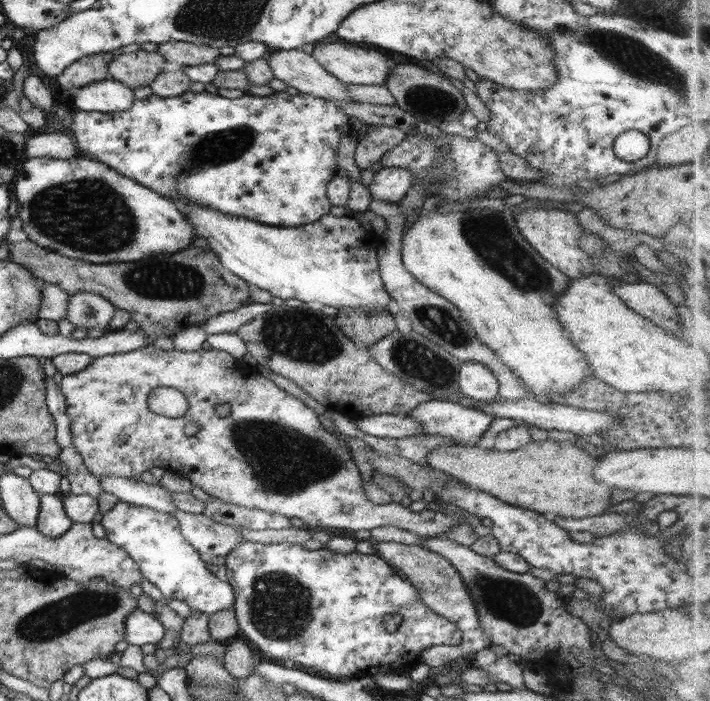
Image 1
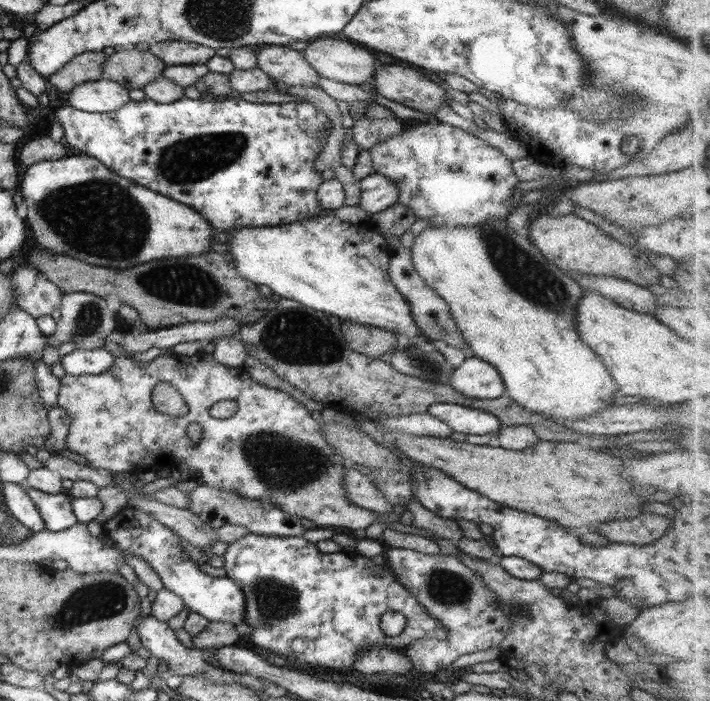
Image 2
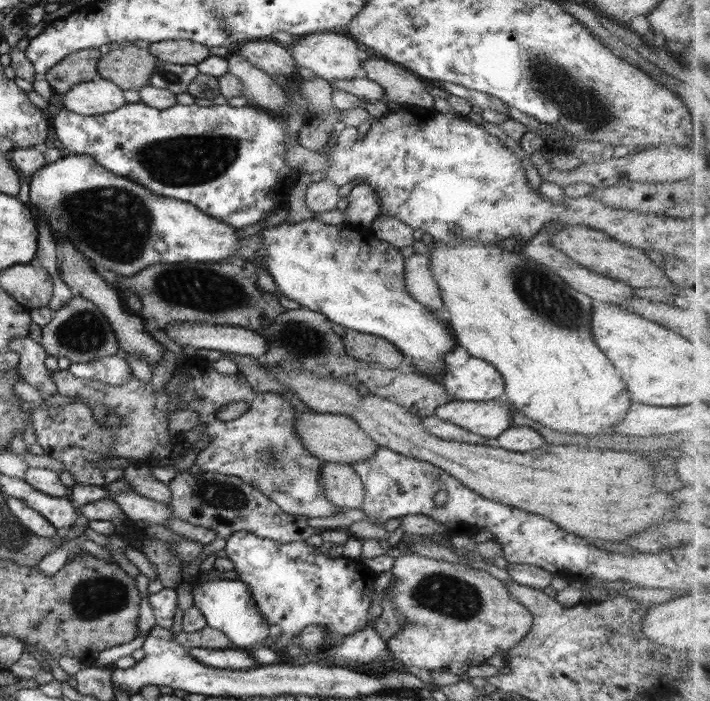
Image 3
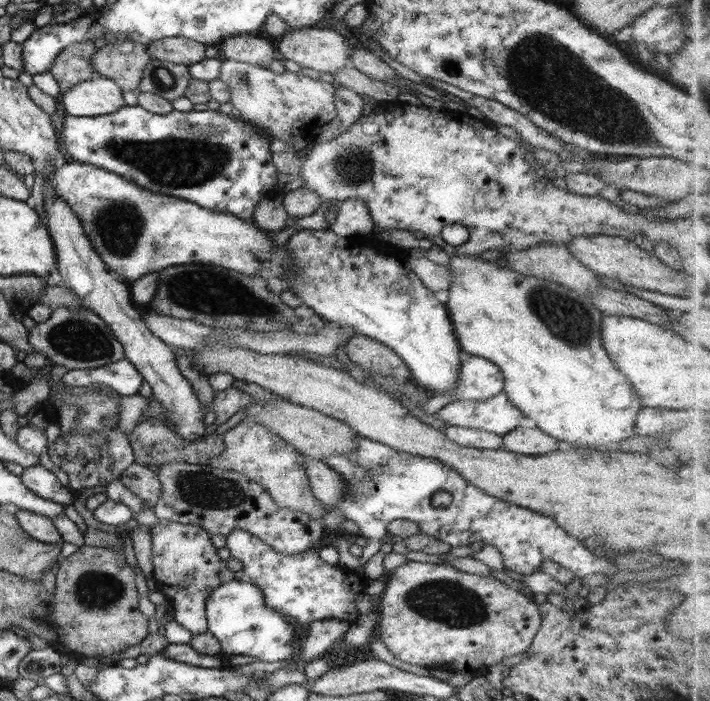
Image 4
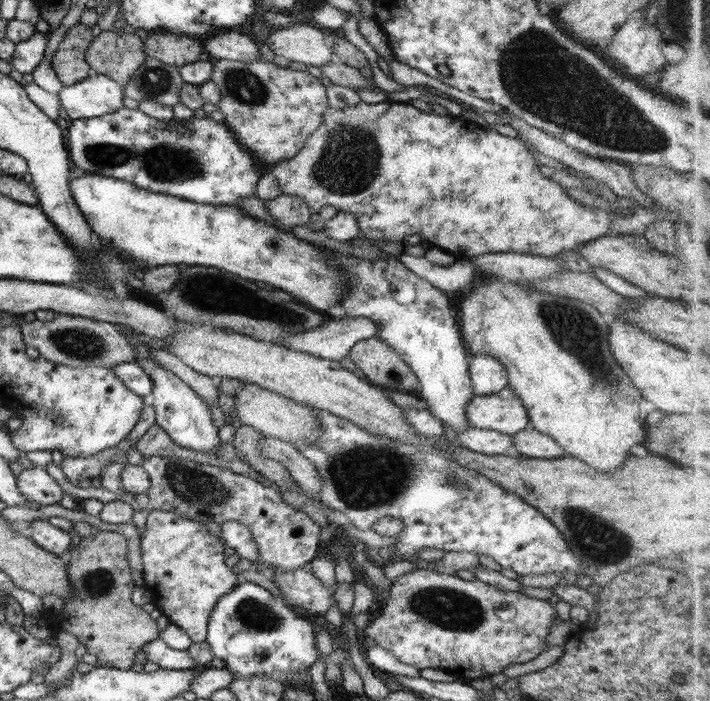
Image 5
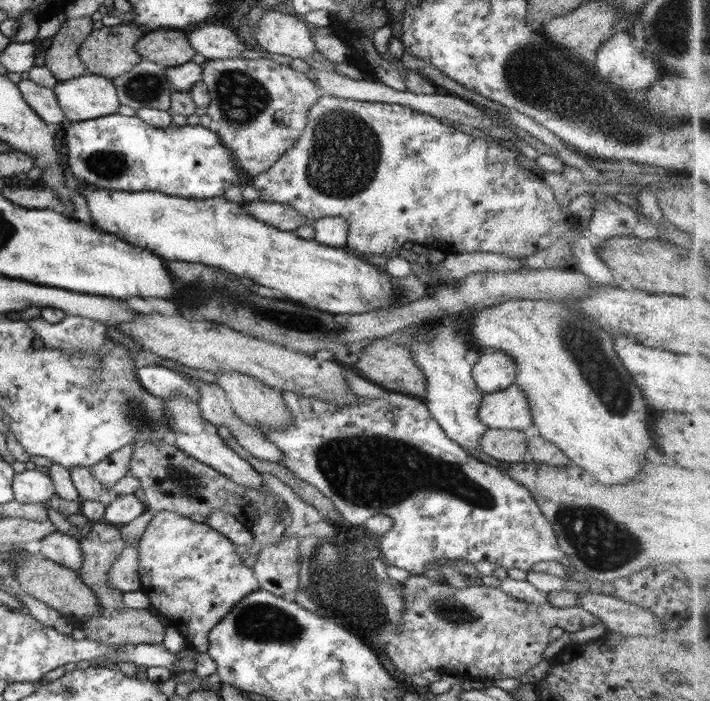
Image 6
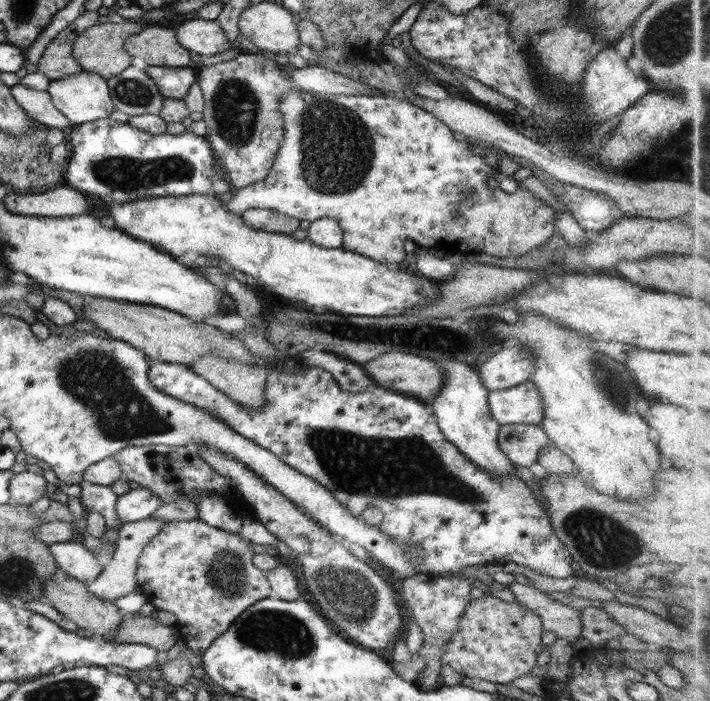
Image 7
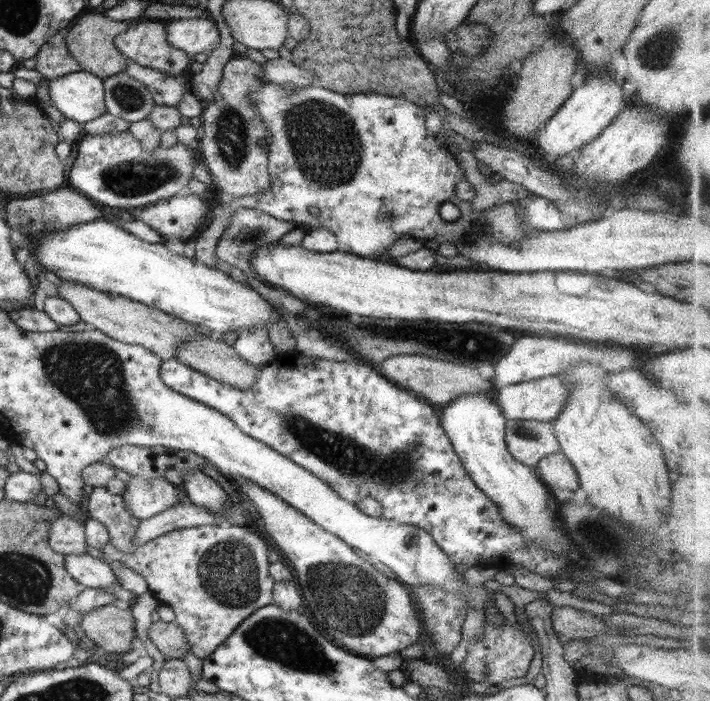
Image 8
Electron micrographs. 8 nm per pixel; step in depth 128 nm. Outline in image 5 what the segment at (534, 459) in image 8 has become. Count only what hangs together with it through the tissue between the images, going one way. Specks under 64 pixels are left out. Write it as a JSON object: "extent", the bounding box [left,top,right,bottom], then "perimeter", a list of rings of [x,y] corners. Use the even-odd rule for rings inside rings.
{"extent":[458,428,519,456],"perimeter":[[[468,428],[460,431],[458,442],[462,446],[485,455],[506,455],[516,456],[519,452],[516,450],[511,435],[492,430],[483,430],[480,428]]]}

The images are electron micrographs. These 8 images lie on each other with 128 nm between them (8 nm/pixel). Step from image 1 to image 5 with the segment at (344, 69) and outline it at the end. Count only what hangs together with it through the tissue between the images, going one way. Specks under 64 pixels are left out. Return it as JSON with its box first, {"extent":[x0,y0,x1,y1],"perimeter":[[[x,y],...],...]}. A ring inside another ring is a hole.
{"extent":[266,20,336,67],"perimeter":[[[305,20],[280,27],[269,34],[266,42],[274,54],[291,62],[320,67],[336,59],[331,37],[326,42],[326,32]]]}

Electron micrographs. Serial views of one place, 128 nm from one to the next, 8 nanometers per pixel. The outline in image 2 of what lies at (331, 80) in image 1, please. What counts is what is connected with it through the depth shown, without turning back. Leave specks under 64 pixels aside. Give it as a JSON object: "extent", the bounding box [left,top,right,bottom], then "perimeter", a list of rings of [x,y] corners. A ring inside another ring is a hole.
{"extent":[257,46,320,87],"perimeter":[[[258,46],[257,67],[287,87],[318,87],[320,83],[320,74],[305,59],[303,51],[289,46]]]}

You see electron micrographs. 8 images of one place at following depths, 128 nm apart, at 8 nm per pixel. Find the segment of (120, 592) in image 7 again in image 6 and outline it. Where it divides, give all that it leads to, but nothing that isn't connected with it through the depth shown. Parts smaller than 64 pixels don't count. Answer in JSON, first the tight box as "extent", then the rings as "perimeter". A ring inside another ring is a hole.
{"extent":[107,542,142,593],"perimeter":[[[138,542],[125,544],[120,557],[116,559],[108,573],[107,583],[123,593],[140,591],[142,588],[138,572],[137,544]]]}

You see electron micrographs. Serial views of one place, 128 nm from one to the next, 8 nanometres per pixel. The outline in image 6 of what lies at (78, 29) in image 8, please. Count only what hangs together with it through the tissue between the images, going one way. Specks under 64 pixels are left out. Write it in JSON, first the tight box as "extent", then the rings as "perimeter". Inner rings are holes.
{"extent":[78,24,146,79],"perimeter":[[[120,24],[114,26],[103,26],[90,33],[86,40],[80,45],[78,54],[82,62],[87,66],[90,73],[114,79],[122,76],[125,72],[132,70],[140,59],[139,52],[136,52],[135,44],[145,35],[146,29],[136,24]]]}

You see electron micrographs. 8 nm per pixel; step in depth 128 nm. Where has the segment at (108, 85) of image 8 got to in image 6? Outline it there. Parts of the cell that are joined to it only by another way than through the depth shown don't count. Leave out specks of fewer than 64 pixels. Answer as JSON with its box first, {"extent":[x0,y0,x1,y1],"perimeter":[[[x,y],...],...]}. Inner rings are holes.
{"extent":[112,57,175,111],"perimeter":[[[142,57],[132,70],[112,79],[121,104],[135,110],[146,107],[169,111],[170,95],[175,89],[166,80],[166,69]]]}

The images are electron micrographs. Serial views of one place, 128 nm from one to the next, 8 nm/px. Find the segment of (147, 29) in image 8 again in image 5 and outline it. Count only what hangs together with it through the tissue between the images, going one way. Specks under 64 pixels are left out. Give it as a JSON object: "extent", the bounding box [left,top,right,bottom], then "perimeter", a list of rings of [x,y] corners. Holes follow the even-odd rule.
{"extent":[143,32,204,67],"perimeter":[[[160,32],[144,35],[143,51],[164,64],[180,67],[198,61],[204,50],[197,38]]]}

